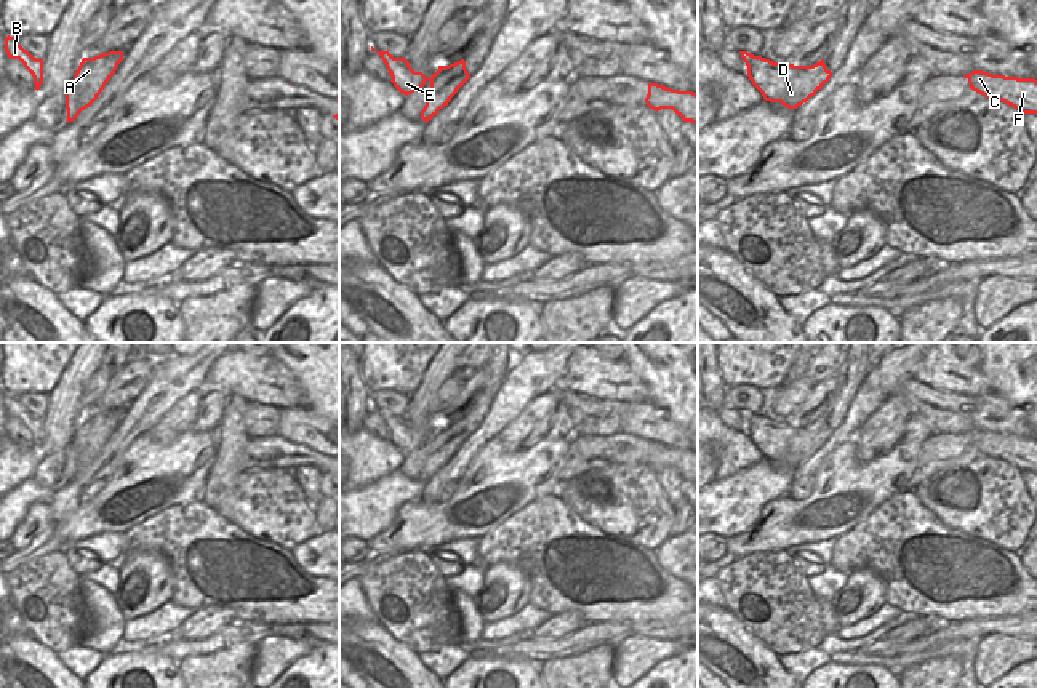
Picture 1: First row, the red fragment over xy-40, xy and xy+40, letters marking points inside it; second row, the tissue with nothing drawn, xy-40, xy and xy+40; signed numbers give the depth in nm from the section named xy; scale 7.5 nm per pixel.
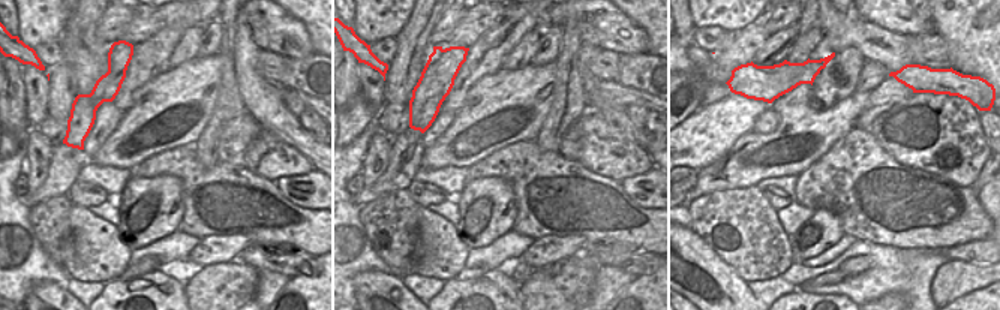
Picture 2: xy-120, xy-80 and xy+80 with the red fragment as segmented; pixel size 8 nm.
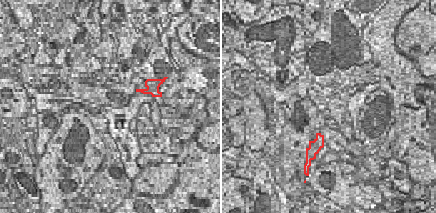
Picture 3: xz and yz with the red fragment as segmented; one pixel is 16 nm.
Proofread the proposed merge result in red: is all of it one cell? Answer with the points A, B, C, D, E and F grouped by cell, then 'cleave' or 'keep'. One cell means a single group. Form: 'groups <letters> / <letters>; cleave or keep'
groups A / B C D E F; cleave

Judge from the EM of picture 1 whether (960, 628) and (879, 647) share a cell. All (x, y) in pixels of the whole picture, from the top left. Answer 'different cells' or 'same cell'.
same cell

